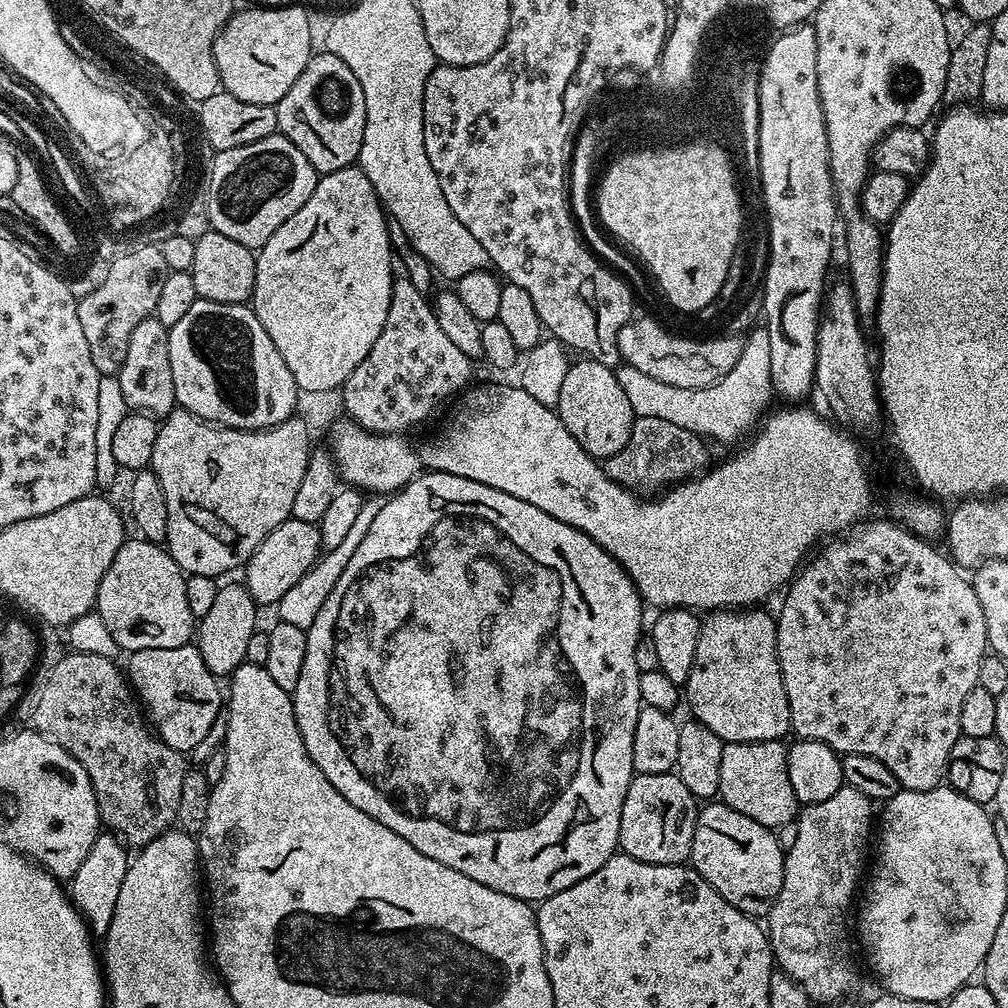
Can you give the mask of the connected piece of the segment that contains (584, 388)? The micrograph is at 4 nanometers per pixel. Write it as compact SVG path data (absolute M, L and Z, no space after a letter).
M580 358L569 365L555 411L578 444L599 460L612 457L626 446L635 420L615 369L591 358Z

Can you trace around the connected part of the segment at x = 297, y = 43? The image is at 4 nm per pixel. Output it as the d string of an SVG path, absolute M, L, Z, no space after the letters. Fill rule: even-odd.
M249 6L237 11L212 48L223 91L242 98L242 102L277 104L314 55L309 13L308 8L288 6Z

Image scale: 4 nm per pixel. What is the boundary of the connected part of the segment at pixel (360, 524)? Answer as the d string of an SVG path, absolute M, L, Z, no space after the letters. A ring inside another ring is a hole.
M380 494L365 499L364 505L358 513L358 518L352 523L342 543L325 551L320 559L313 564L312 569L306 574L302 574L302 578L298 578L298 582L294 582L294 586L290 586L290 590L286 590L286 594L282 594L278 611L280 611L279 619L283 623L305 630L314 626L314 618L318 618L318 610L322 610L326 598L330 598L330 590L334 590L334 586L338 586L338 578L342 578L342 570L346 570L346 562L350 562L350 558L354 558L354 550L358 550L358 542L362 542L362 538L366 538L366 533L370 531L370 526L374 523L378 510L382 510L384 502L385 497Z

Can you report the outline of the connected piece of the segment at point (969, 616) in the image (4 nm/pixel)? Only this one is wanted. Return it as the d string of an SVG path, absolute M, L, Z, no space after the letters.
M888 518L867 524L859 529L861 532L857 536L836 538L829 543L833 543L829 548L821 547L799 569L798 575L787 585L783 593L784 605L780 608L780 616L775 617L776 649L782 670L782 682L786 686L786 698L790 706L791 731L797 732L795 735L801 740L822 742L833 748L837 754L849 756L867 752L867 755L876 756L893 772L894 778L898 778L901 789L925 792L931 788L941 787L948 770L950 750L954 750L954 742L962 735L960 730L962 701L966 694L970 694L970 690L976 688L978 666L989 651L986 618L982 614L982 606L978 606L978 594L974 594L971 579L967 575L963 576L964 572L944 552L940 553L935 548L937 546L935 543L914 535L907 528Z

